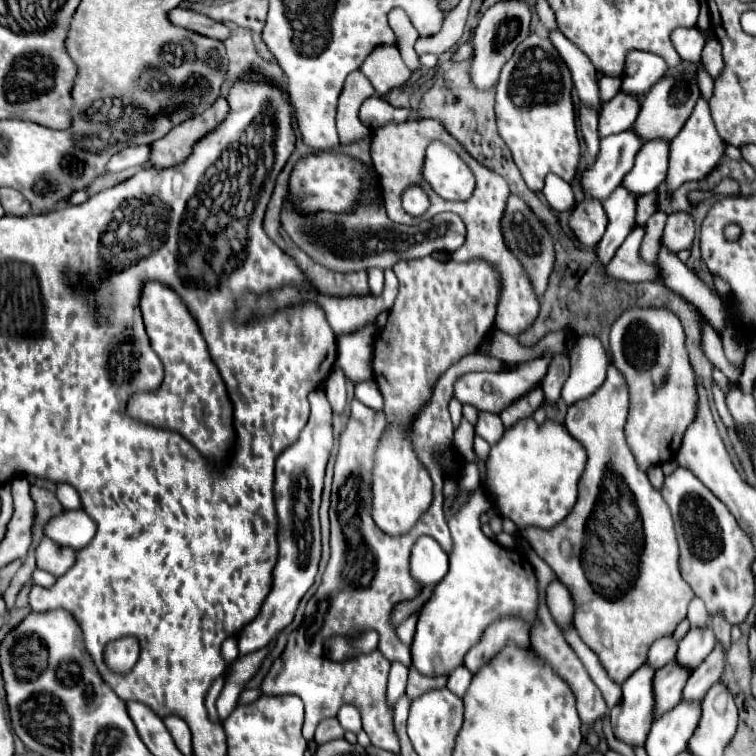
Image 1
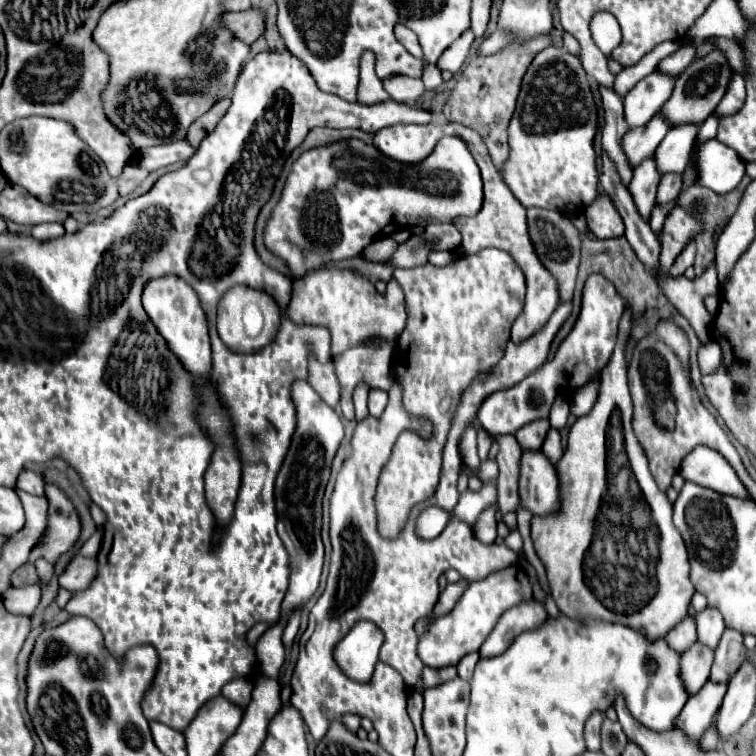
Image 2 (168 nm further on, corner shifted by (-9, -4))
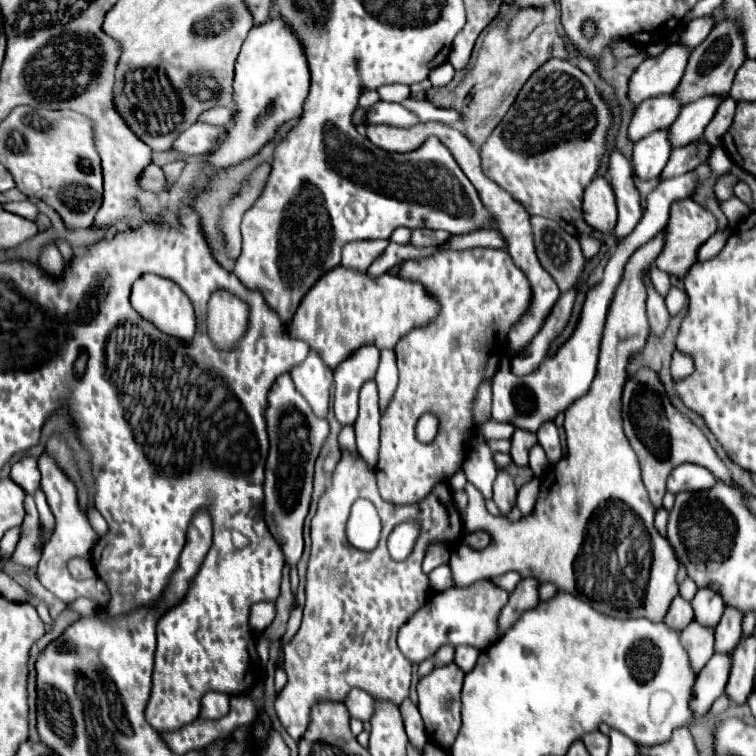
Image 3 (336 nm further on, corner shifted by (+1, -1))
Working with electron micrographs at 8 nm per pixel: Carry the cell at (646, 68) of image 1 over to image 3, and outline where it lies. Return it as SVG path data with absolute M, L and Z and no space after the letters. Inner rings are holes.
M710 17L692 19L692 21L686 25L686 29L684 29L682 37L680 37L680 43L682 43L684 47L688 47L688 49L696 49L696 47L706 39L706 35L710 33L710 29L712 29L712 19L710 19Z

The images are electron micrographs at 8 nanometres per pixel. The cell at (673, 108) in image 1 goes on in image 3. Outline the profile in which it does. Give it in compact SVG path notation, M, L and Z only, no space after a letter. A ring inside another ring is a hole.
M718 23L710 31L710 35L696 49L692 49L684 77L682 77L680 85L676 87L674 95L678 97L678 101L682 105L688 105L696 99L702 99L704 95L726 97L730 93L734 75L736 75L738 67L744 63L744 59L746 59L746 53L742 47L742 39L738 39L738 29L730 27L730 23Z

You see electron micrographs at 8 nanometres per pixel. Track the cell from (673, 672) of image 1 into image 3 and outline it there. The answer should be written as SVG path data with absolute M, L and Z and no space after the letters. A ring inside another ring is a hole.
M690 623L680 633L680 643L688 653L692 671L700 673L704 663L714 655L714 631L698 623Z

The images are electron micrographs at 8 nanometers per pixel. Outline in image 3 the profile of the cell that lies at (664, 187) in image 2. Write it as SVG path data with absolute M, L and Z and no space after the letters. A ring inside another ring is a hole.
M696 141L696 143L690 143L686 147L680 147L680 149L674 149L664 171L662 171L662 179L672 179L672 177L678 177L678 175L684 175L688 171L692 171L694 167L698 167L700 163L706 161L706 151L710 151L710 145L704 141Z

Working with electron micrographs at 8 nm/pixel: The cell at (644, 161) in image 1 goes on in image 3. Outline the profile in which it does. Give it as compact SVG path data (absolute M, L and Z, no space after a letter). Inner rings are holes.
M704 97L690 105L684 105L678 119L668 127L668 141L676 147L686 147L688 143L694 143L702 137L704 127L712 119L716 107L722 99L718 97Z

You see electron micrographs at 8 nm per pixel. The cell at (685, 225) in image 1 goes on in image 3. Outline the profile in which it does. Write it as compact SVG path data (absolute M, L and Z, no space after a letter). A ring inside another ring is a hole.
M652 269L652 283L654 283L654 287L658 289L658 293L660 295L668 295L668 291L670 291L670 275L666 273L666 271L658 271L658 269Z

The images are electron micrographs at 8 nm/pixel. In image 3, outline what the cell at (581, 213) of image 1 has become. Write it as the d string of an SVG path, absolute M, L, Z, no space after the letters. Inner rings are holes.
M596 177L584 193L584 221L600 233L612 233L616 227L616 199L606 177Z

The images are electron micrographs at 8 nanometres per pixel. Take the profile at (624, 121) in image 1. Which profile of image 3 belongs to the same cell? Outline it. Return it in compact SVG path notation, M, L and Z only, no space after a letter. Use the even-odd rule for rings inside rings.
M670 45L656 57L646 59L628 81L628 99L634 107L638 107L644 99L672 93L686 67L686 59L690 49L682 45Z

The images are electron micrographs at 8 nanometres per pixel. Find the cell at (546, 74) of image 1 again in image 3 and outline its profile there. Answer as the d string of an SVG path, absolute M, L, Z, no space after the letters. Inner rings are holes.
M554 57L532 73L506 117L498 123L498 127L480 149L484 175L500 185L506 193L510 193L530 215L546 215L548 219L562 223L562 227L570 231L570 235L576 235L580 239L586 259L592 259L598 253L600 239L592 237L592 227L588 227L582 219L582 193L594 179L600 167L600 159L606 153L604 135L610 123L610 109L598 95L592 79L568 59Z

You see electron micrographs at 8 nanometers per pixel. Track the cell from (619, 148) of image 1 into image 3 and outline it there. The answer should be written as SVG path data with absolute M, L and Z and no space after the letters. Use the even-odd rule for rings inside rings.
M672 93L642 101L636 107L632 121L628 125L628 139L636 143L654 131L670 127L670 123L674 123L674 119L678 117L678 111L680 111L680 103Z

